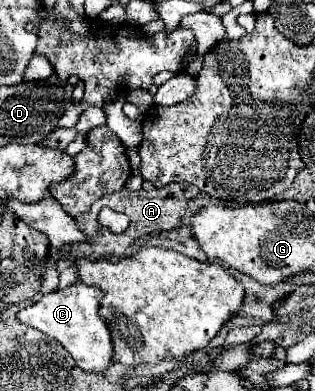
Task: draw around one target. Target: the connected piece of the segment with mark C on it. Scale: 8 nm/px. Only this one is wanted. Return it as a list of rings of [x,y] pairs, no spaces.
[[[75,282],[69,288],[45,294],[33,306],[21,308],[17,318],[23,324],[37,328],[43,334],[51,336],[53,340],[61,342],[65,350],[75,358],[79,368],[89,370],[89,372],[105,372],[113,358],[113,344],[111,344],[107,322],[99,316],[101,298],[103,298],[103,292],[99,288],[87,286],[83,282]]]

